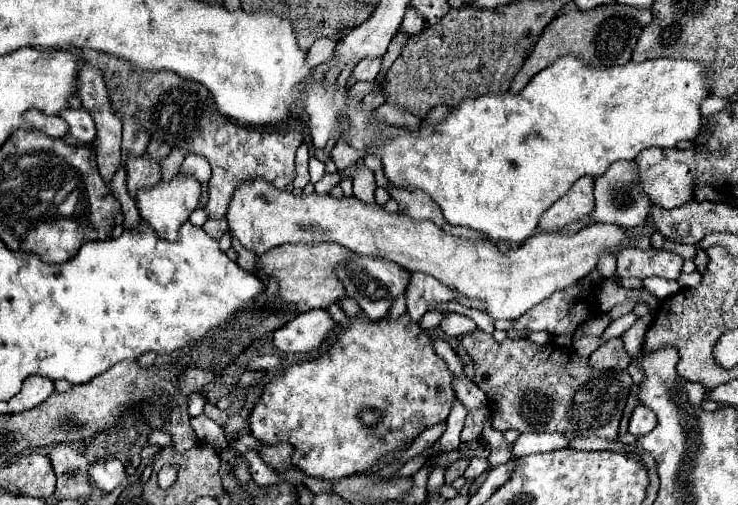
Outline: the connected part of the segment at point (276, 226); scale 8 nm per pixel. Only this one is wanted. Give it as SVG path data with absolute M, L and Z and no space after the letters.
M265 181L237 187L229 203L227 221L241 245L257 255L285 243L337 243L361 255L385 257L409 271L429 273L465 297L483 299L493 319L511 321L555 291L581 281L595 269L601 251L617 251L627 239L621 227L605 227L601 223L597 227L585 227L575 235L537 231L523 245L501 253L493 241L453 237L431 221L415 221L403 213L387 213L379 203L369 205L357 197L335 199L319 193L295 195Z

